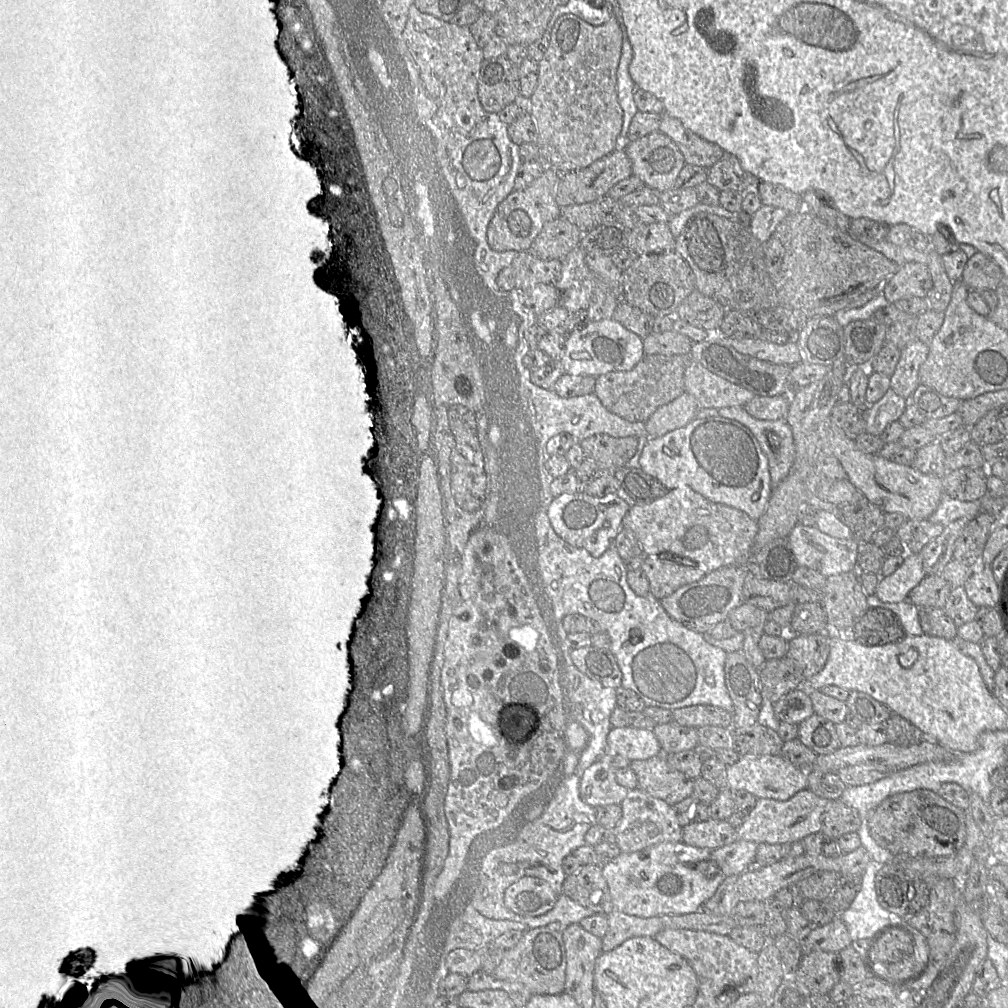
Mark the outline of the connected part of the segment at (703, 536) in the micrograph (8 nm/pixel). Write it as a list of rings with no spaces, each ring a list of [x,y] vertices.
[[[689,486],[668,489],[666,495],[649,504],[635,504],[623,518],[623,526],[630,529],[643,555],[666,555],[689,559],[702,566],[707,572],[747,562],[758,532],[758,520],[737,508],[708,500]]]

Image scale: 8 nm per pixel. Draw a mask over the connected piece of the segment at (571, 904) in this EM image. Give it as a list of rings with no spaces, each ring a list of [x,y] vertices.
[[[563,893],[558,896],[553,909],[542,916],[521,916],[509,908],[506,908],[506,910],[512,914],[512,921],[522,923],[529,929],[546,927],[551,922],[559,922],[559,932],[561,933],[563,933],[568,926],[579,923],[583,918],[595,914],[592,910],[577,904]]]

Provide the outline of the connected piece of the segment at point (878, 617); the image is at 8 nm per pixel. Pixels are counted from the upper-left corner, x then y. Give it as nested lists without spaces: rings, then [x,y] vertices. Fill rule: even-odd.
[[[869,607],[866,612],[855,622],[850,632],[844,634],[849,634],[855,640],[867,646],[882,646],[889,643],[895,643],[902,641],[907,636],[907,632],[898,615],[889,609],[882,607]]]

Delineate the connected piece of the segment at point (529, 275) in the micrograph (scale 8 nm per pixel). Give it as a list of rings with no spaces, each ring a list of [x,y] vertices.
[[[529,250],[519,252],[512,263],[498,274],[497,285],[503,291],[525,292],[539,283],[555,284],[561,269],[561,260],[542,260]]]

